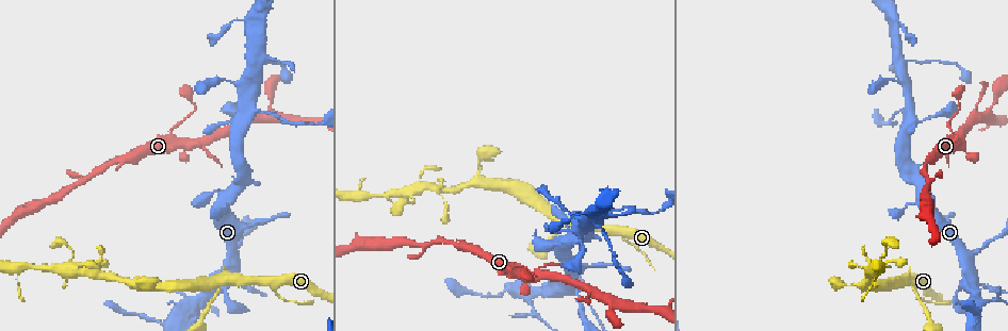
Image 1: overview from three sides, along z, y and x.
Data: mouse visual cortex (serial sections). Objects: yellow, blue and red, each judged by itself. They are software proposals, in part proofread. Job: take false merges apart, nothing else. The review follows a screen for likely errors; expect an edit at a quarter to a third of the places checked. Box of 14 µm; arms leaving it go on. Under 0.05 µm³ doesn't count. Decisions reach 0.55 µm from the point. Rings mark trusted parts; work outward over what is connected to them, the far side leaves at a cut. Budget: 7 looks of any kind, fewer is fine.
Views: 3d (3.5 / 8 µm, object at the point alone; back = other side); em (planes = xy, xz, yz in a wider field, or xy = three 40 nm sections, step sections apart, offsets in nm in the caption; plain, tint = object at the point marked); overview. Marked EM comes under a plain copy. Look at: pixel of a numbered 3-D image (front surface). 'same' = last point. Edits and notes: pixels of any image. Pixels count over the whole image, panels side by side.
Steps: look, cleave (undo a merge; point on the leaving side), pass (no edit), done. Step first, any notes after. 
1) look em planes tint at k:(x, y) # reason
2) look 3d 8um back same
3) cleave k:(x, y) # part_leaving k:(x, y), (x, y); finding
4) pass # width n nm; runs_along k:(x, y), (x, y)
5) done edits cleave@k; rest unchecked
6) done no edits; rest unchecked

look 3d 8um at 1:(186, 142) # calibre changes

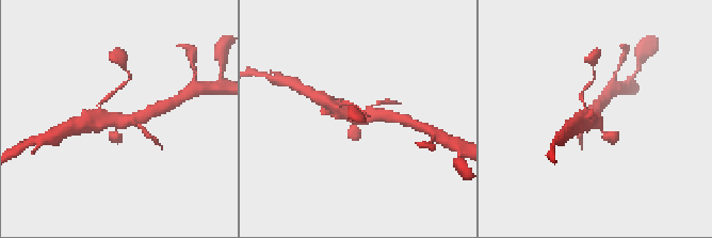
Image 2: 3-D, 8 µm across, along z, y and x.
look 3d 3.5um at 2:(115, 121) # closer look

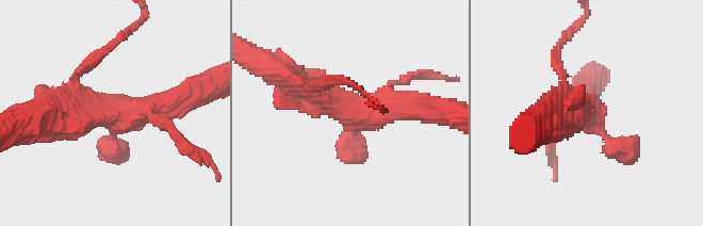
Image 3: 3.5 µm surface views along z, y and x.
look em xy step 3 tint at 3:(594, 112)

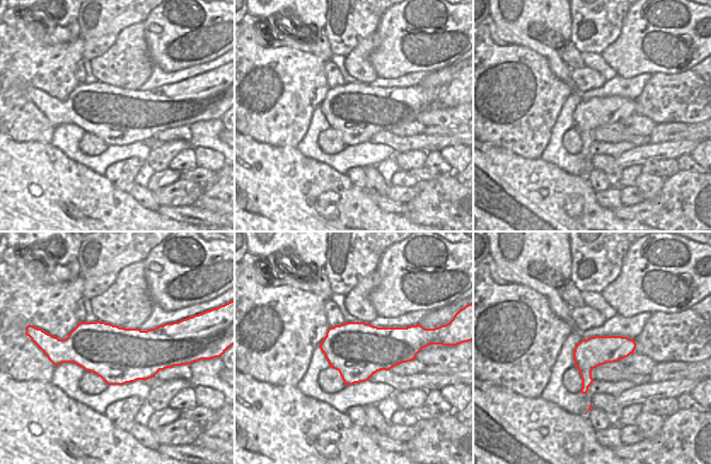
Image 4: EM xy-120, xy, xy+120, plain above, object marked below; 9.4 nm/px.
pass # runs_along 3:(277, 70), (353, 114), (421, 108); continuous, no second cell

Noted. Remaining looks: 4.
look 3d 3.5um at 1:(99, 271) # three arms meet

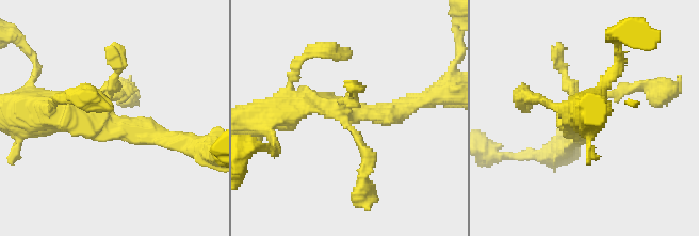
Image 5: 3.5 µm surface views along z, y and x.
look em xy step 1 tint at 5:(351, 115)

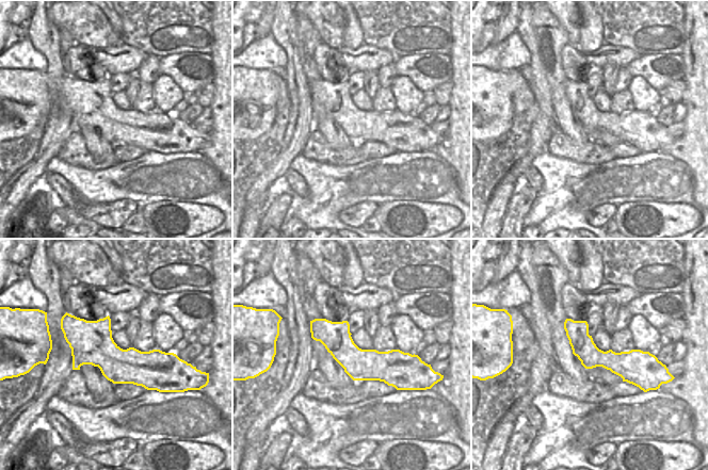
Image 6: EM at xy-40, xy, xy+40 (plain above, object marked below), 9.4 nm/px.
pass # runs_along 5:(175, 141), (126, 124), (44, 111); continuous, no second cell

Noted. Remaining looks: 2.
look 3d 8um at 1:(897, 113) # sudden change in width

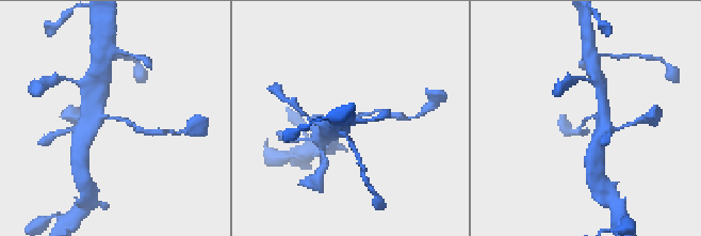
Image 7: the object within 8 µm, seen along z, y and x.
look em planes tint at 7:(111, 118) # arm_widths 150, 450 nm; need the tissue

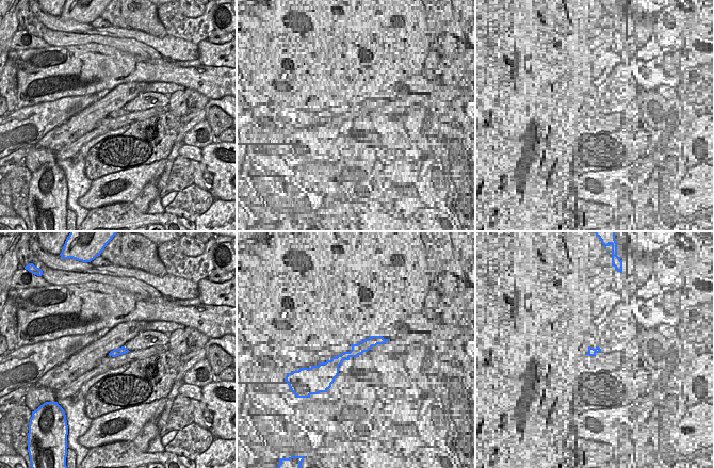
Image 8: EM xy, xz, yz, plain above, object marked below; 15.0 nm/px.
pass # runs_along 7:(326, 136), (357, 116), (376, 111); continuous, no second cell

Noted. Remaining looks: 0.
done no edits; rest unchecked

